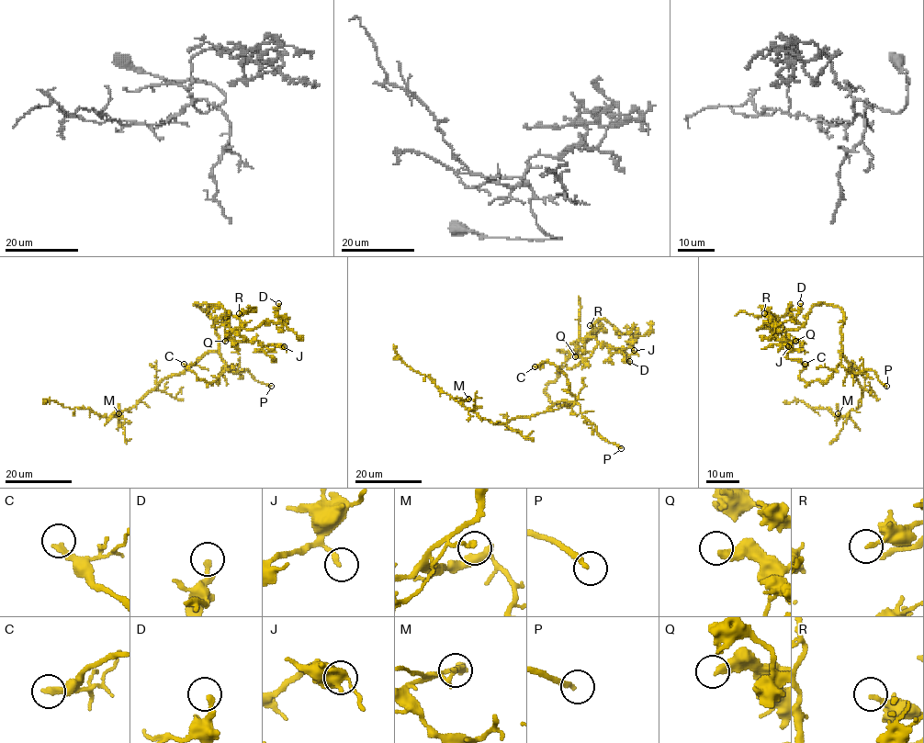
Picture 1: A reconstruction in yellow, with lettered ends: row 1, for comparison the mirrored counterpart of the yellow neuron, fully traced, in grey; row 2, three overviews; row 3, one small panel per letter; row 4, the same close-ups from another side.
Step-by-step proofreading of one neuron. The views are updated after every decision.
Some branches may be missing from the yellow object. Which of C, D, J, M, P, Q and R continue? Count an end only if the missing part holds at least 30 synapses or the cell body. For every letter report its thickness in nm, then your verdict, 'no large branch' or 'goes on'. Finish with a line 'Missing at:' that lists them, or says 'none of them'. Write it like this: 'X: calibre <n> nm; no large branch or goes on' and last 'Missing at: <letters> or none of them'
C: calibre 280 nm; goes on
D: calibre 240 nm; no large branch
J: calibre 200 nm; no large branch
M: calibre 150 nm; no large branch
P: calibre 240 nm; goes on
Q: calibre 400 nm; no large branch
R: calibre 200 nm; no large branch
Missing at: C, P

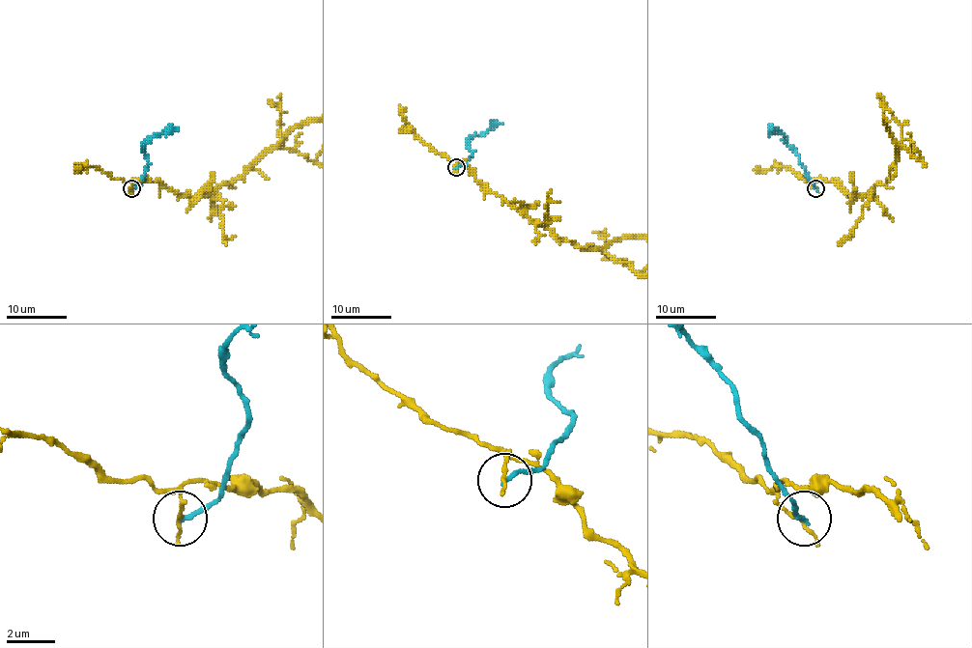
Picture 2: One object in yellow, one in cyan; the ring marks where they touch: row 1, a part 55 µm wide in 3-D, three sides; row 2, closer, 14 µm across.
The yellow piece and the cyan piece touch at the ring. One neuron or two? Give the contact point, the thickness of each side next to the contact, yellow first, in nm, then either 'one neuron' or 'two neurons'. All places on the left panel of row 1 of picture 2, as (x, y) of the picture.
at (131, 188); 120 nm thick on the yellow side, 200 nm on the other; two neurons

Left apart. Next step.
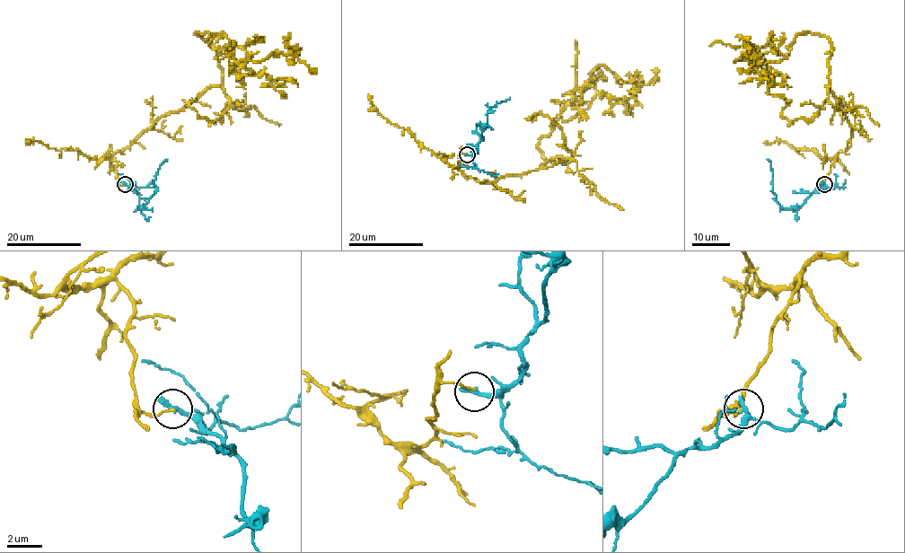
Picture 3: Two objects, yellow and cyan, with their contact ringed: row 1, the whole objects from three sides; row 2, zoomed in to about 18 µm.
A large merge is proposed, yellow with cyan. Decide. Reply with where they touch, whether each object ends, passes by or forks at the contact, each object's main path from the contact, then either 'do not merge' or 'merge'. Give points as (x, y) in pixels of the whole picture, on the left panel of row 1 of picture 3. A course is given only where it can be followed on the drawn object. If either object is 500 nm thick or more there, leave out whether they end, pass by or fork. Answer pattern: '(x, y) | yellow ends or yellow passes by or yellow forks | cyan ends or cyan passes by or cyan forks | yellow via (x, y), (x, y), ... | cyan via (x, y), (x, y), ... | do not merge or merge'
(125, 184) | yellow ends | cyan ends | yellow via (125, 184), (112, 155), (221, 84), (215, 49), (194, 34), (238, 64), (296, 56), (283, 38) | cyan via (125, 184), (135, 190), (138, 195), (140, 206), (145, 209), (145, 204), (155, 191), (155, 174), (168, 159) | do not merge

